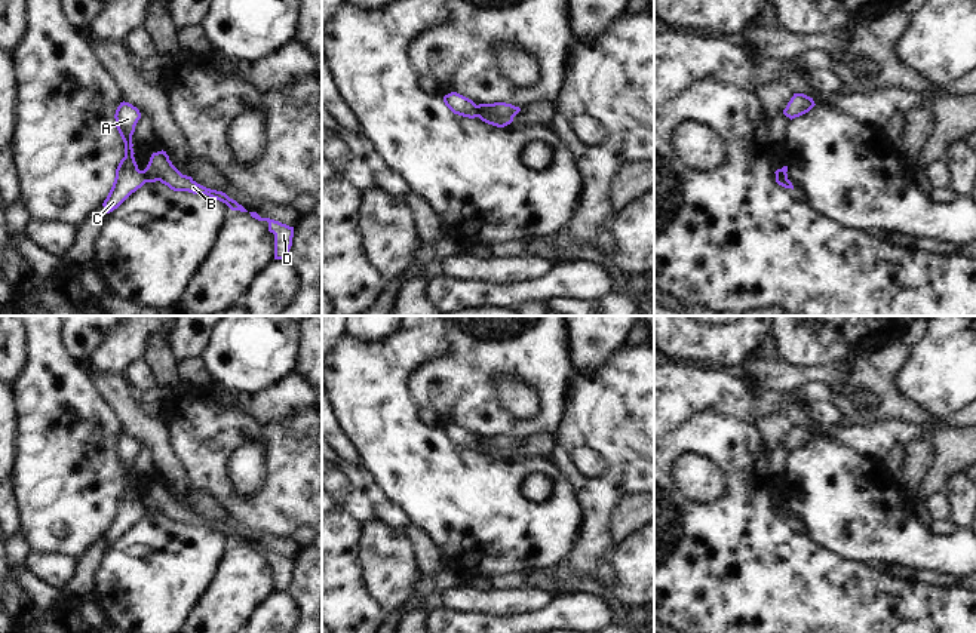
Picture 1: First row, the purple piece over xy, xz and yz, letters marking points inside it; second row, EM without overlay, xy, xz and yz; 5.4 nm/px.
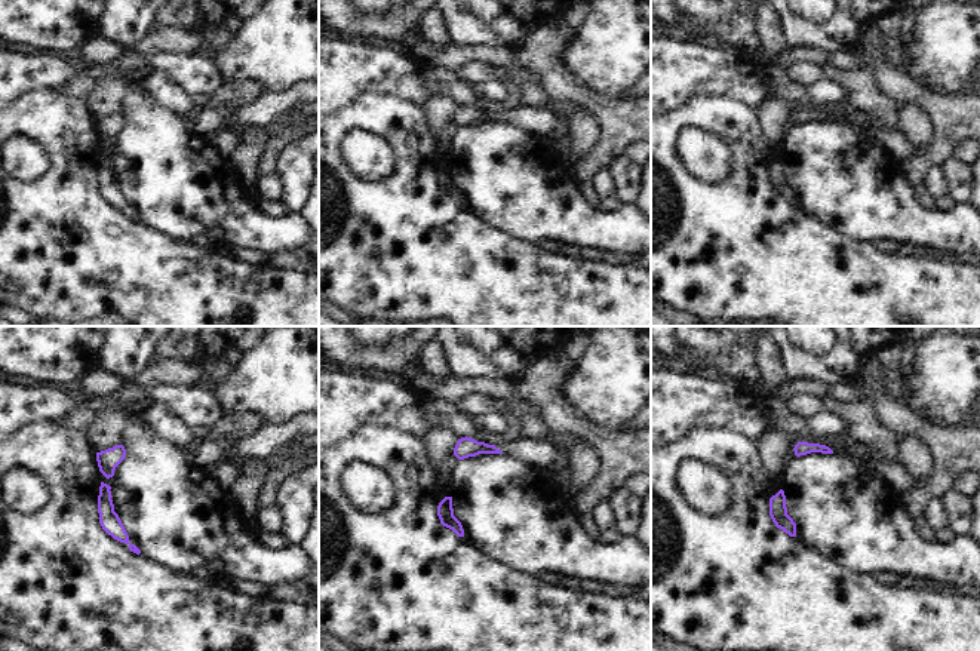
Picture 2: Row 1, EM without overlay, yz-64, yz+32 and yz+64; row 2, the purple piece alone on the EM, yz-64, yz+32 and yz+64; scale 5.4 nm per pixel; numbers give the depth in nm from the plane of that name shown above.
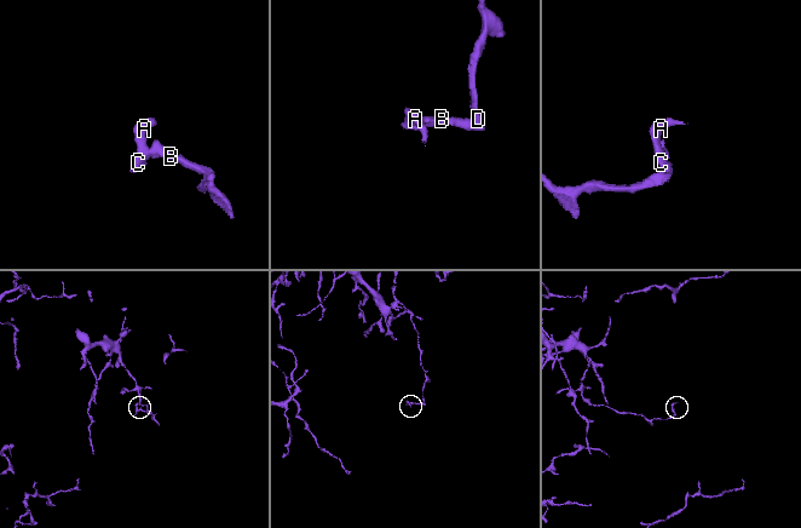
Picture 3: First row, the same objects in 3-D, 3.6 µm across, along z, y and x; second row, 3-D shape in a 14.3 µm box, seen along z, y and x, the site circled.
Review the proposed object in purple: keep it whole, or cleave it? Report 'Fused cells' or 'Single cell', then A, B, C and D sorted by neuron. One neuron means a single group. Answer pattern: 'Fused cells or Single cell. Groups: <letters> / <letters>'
Fused cells. Groups: A C / B D.

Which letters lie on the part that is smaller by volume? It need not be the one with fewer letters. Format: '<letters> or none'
A, C

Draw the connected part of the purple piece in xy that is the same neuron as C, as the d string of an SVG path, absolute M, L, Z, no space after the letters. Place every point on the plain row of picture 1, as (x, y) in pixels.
M123 433L117 439L114 451L116 460L125 474L125 489L116 501L113 519L102 535L107 546L117 541L132 525L147 514L142 503L138 501L132 480L132 467L138 452L141 451L139 442Z

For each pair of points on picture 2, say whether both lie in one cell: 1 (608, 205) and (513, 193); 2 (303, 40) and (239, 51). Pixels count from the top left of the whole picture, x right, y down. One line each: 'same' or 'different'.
1: different
2: same

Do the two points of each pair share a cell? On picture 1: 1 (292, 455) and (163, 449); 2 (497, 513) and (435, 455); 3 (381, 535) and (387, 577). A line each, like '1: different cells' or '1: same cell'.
1: different cells
2: same cell
3: same cell

